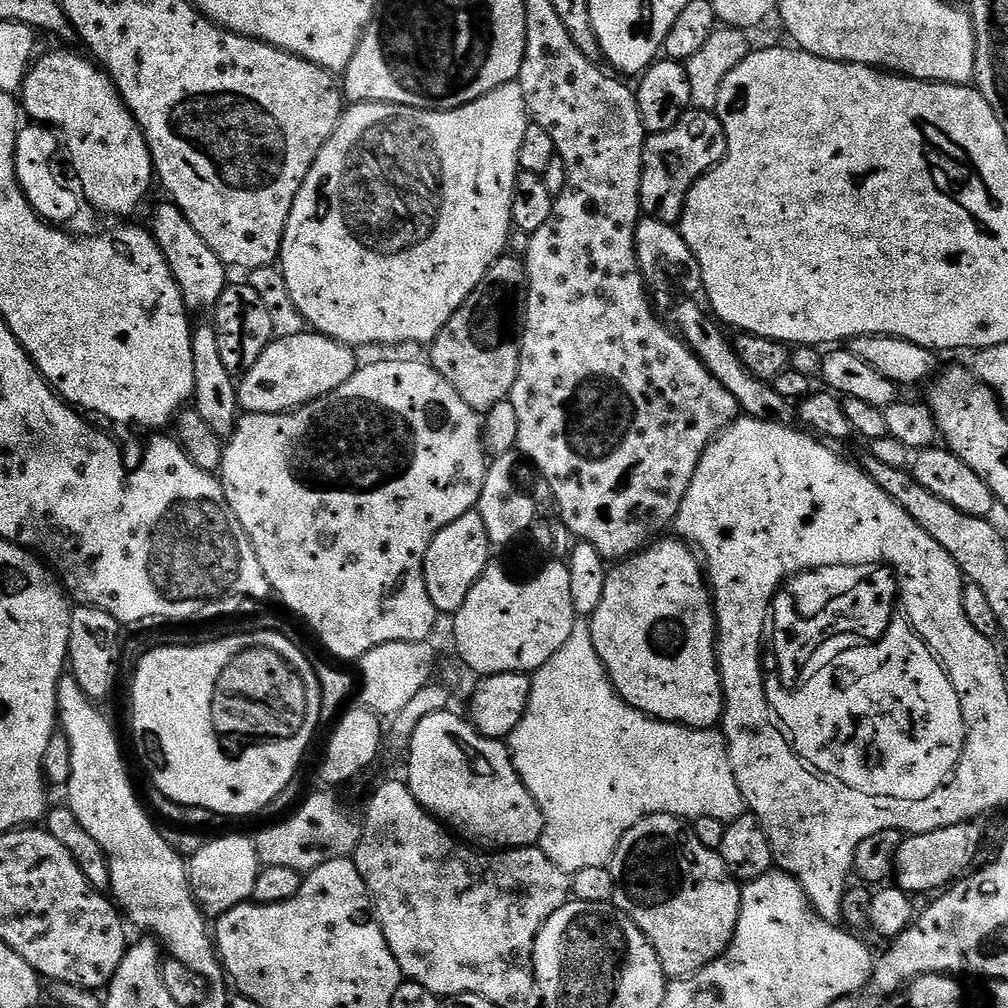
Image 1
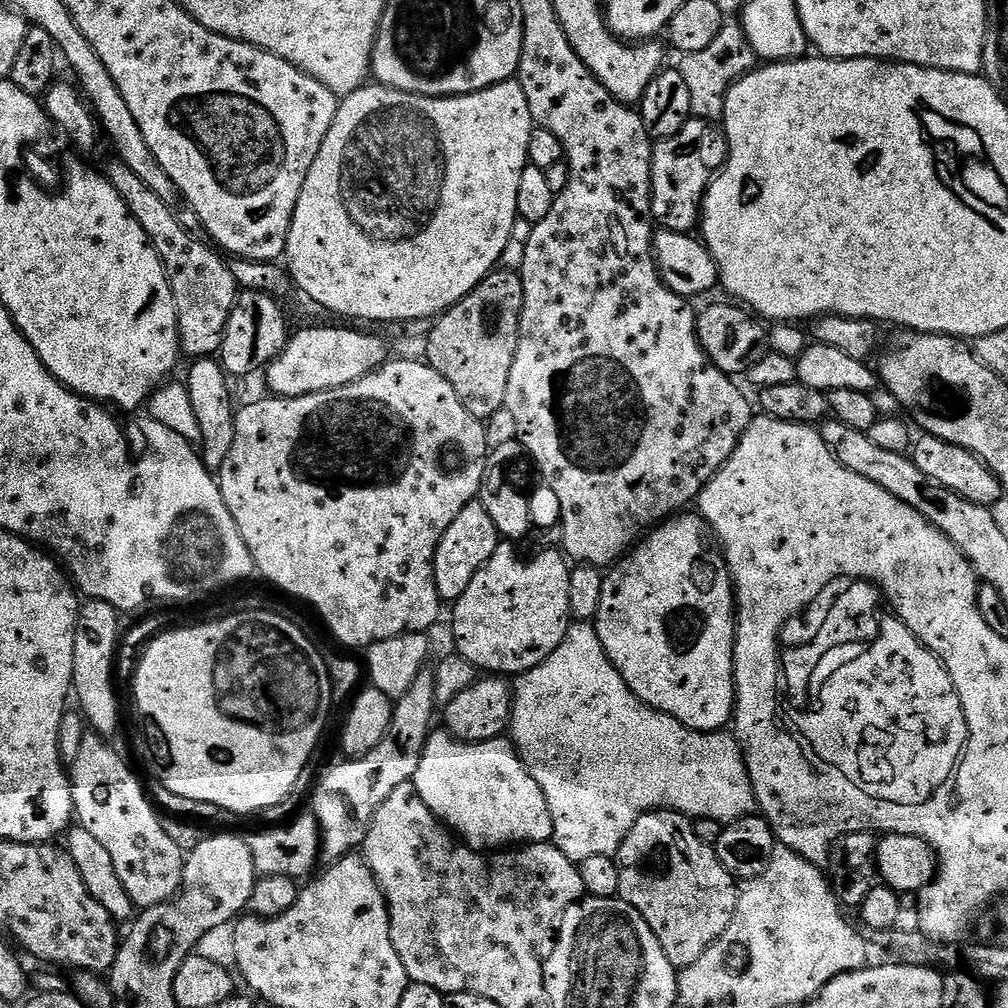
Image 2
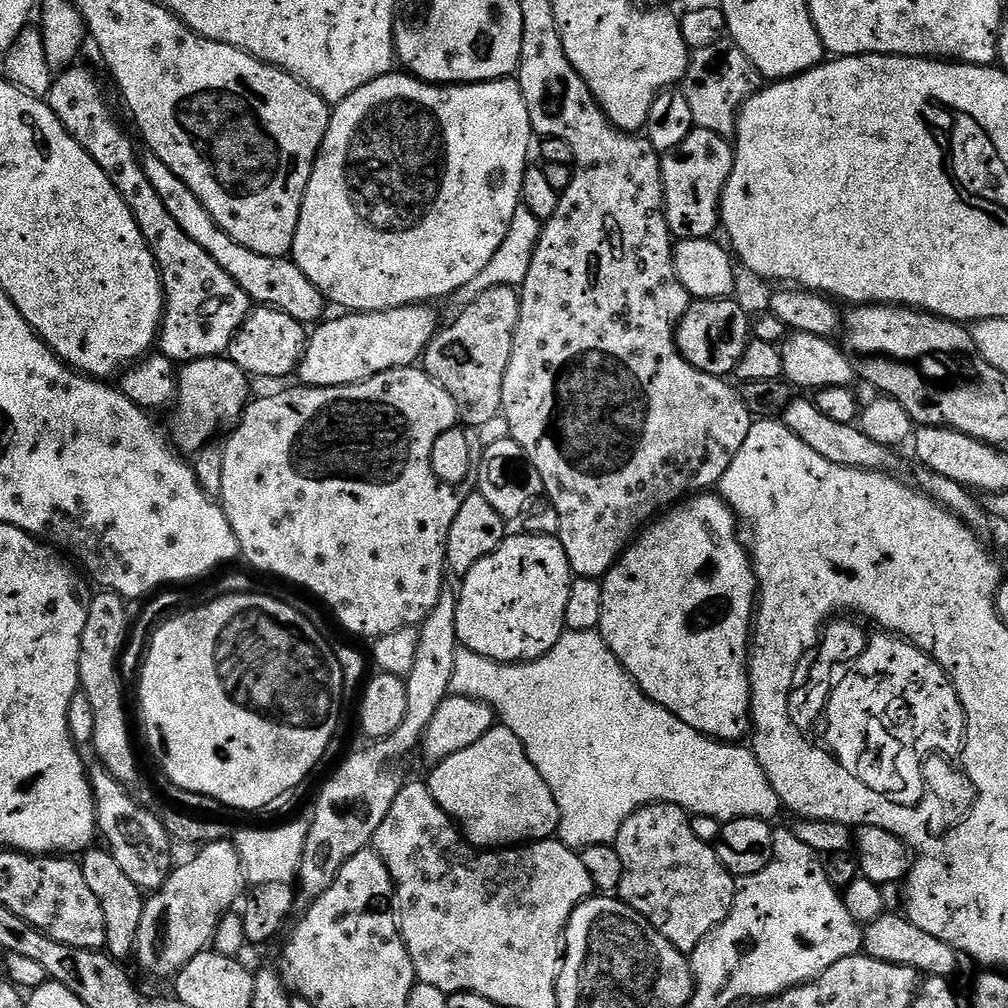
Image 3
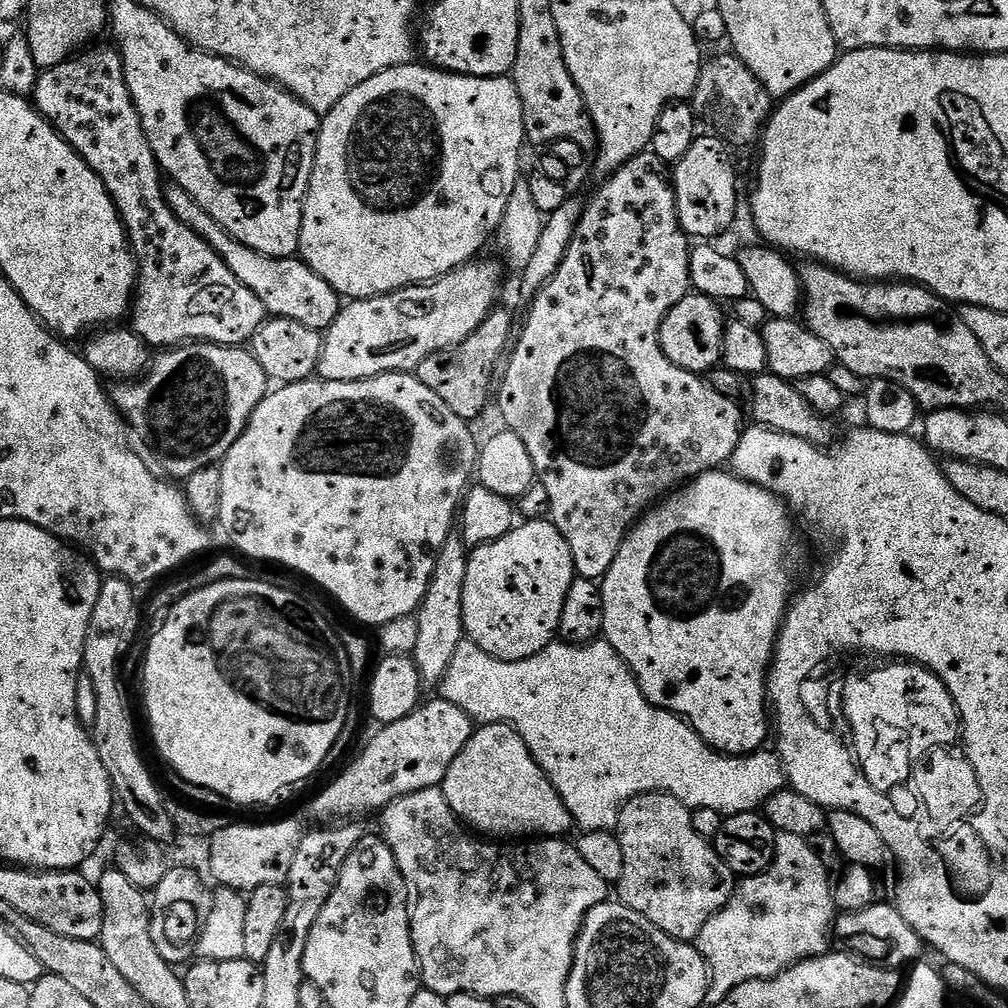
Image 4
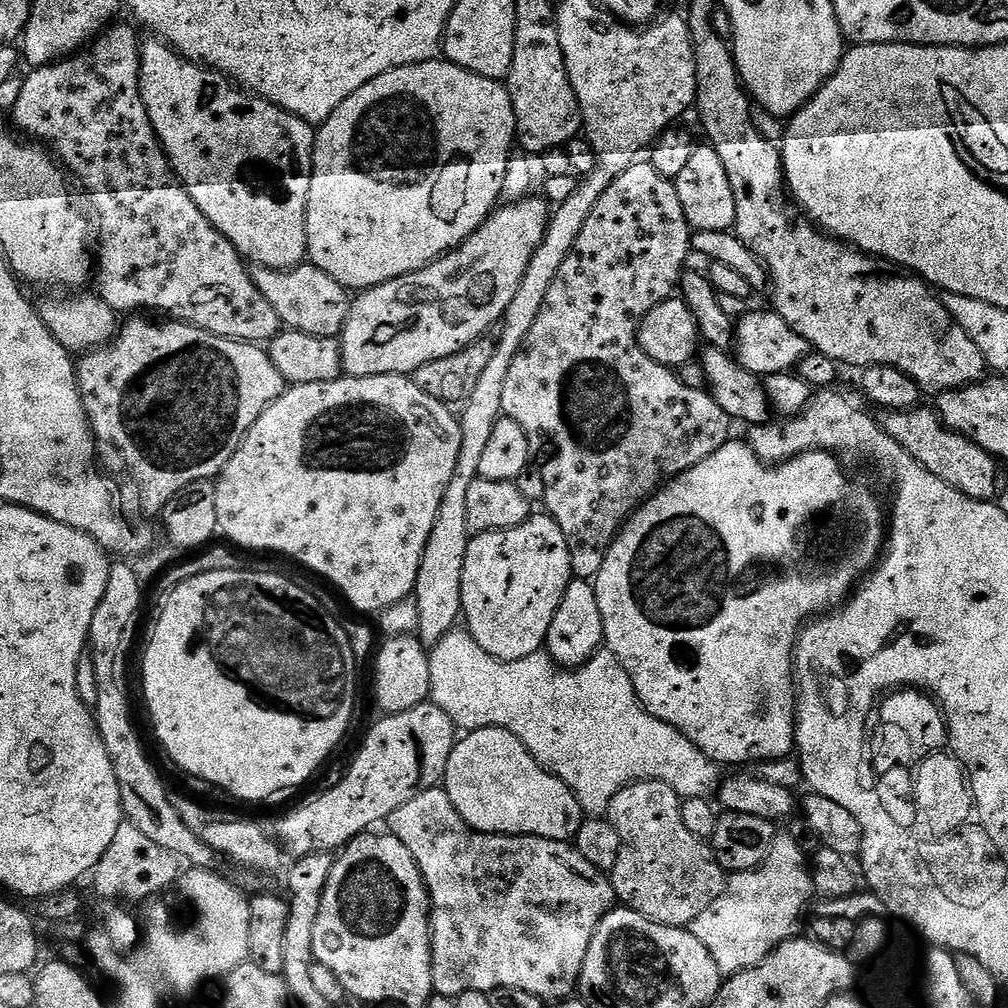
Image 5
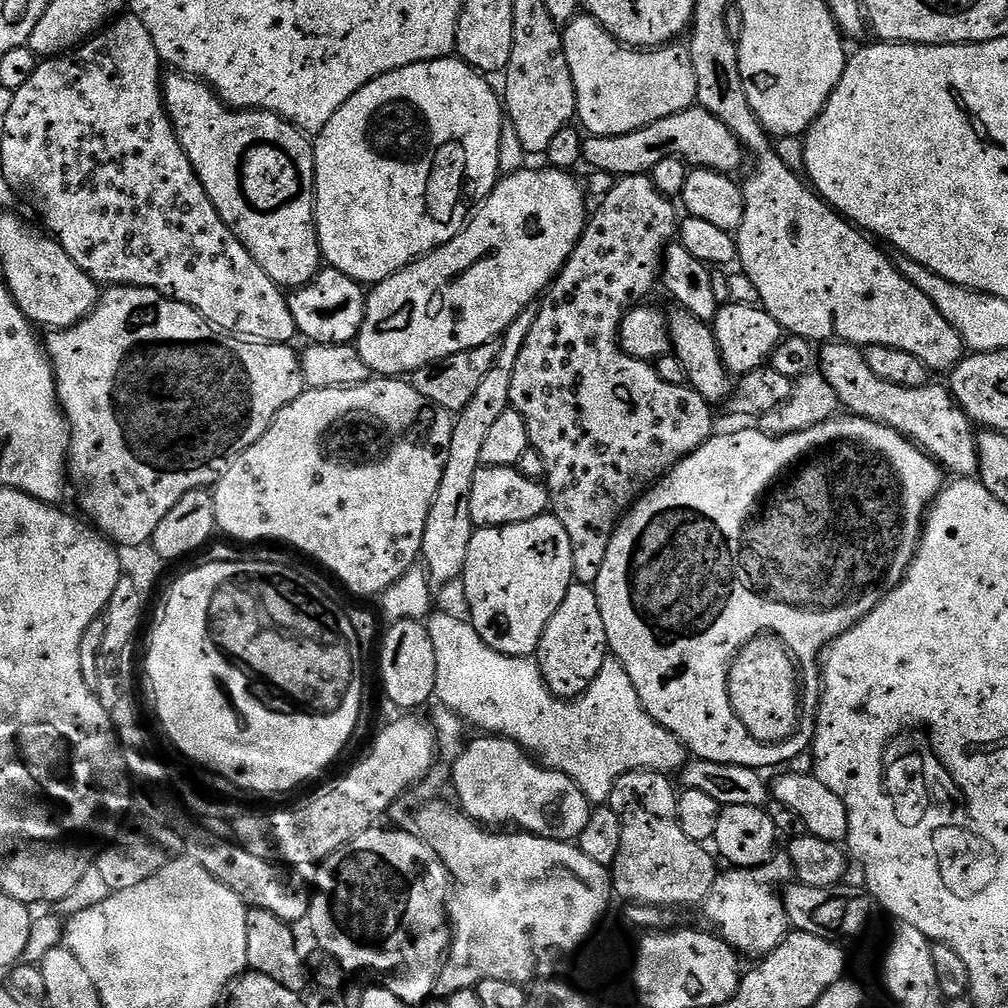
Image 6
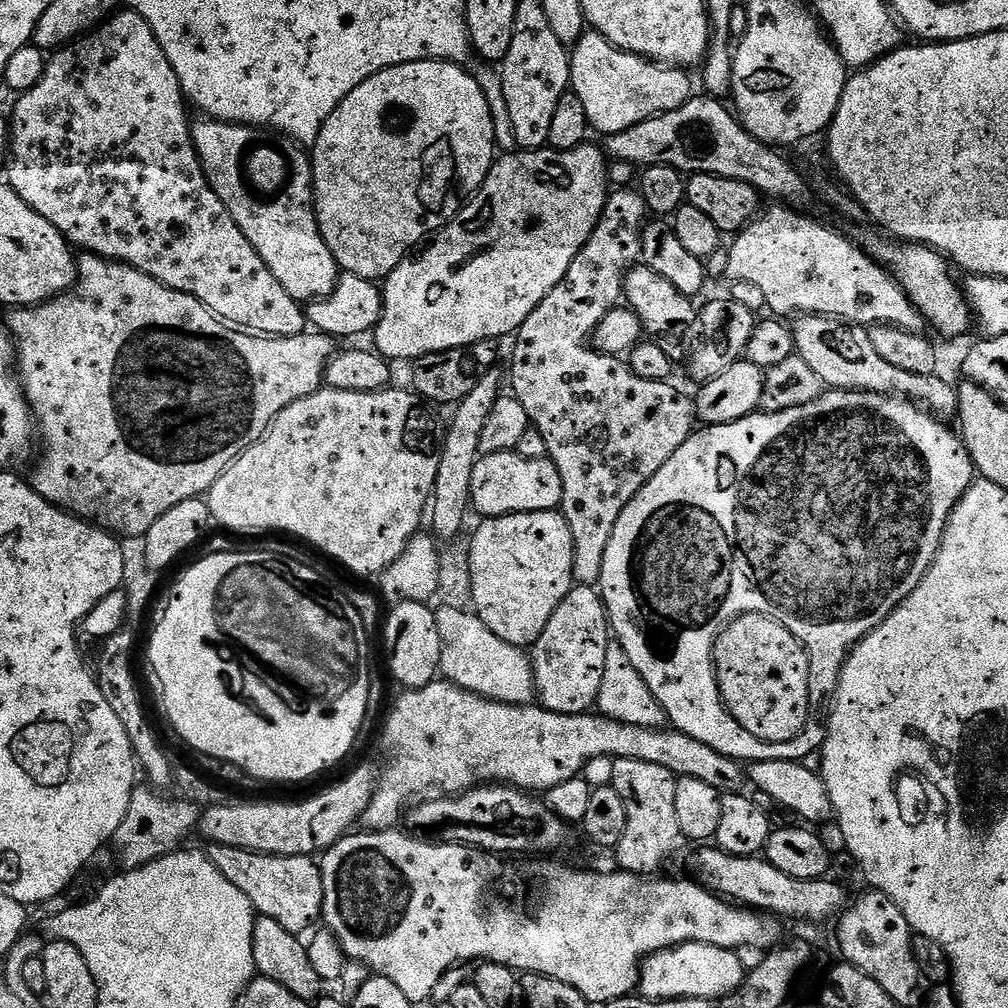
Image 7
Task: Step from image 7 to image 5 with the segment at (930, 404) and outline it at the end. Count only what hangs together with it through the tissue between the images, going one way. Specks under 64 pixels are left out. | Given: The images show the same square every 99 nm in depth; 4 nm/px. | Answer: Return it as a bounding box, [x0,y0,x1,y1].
[882,406,1002,501]

